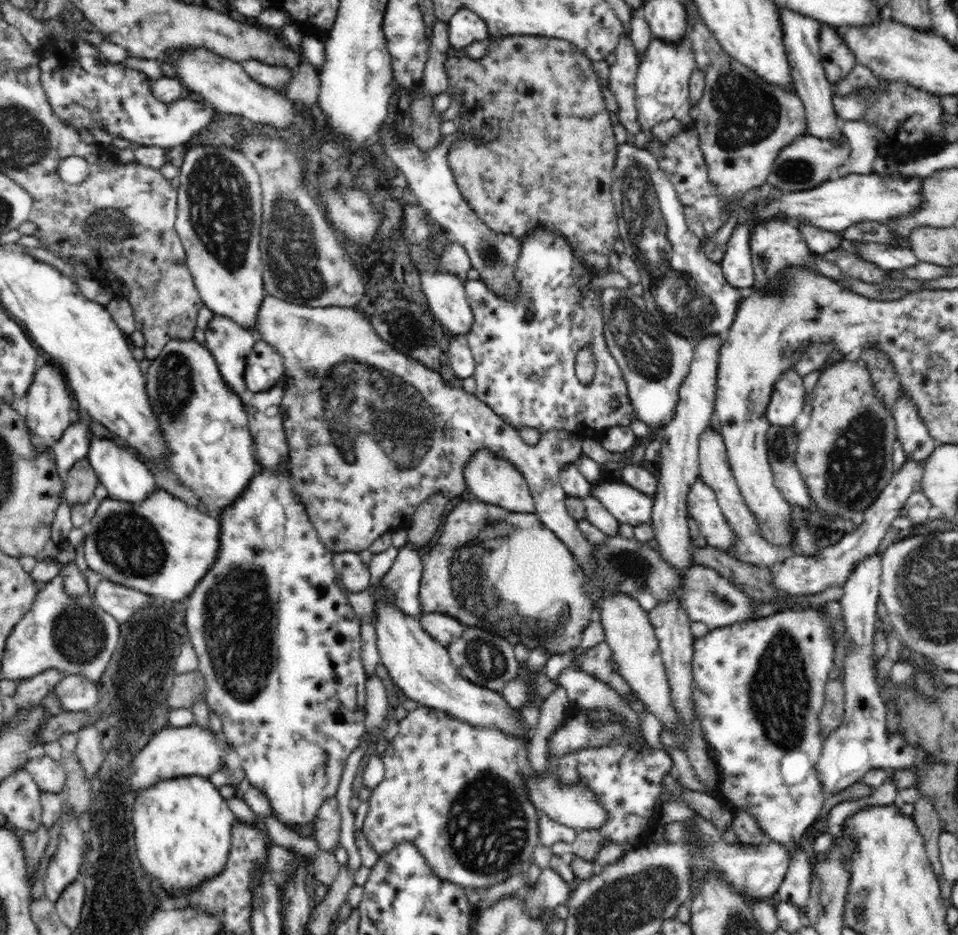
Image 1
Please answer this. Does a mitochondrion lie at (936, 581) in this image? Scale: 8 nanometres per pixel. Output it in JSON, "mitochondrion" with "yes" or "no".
{"mitochondrion":"yes"}

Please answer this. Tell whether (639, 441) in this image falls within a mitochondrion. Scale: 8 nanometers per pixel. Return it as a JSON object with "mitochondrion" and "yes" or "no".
{"mitochondrion":"no"}

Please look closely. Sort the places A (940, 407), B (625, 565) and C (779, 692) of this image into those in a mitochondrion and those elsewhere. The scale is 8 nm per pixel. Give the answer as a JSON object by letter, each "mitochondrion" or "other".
{"A":"mitochondrion","B":"mitochondrion","C":"mitochondrion"}

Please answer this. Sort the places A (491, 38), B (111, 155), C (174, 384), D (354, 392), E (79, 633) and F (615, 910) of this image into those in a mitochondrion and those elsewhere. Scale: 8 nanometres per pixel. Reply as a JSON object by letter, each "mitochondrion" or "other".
{"A":"other","B":"other","C":"mitochondrion","D":"mitochondrion","E":"mitochondrion","F":"mitochondrion"}

